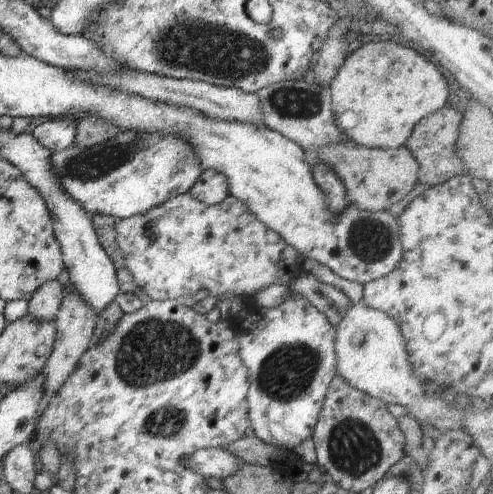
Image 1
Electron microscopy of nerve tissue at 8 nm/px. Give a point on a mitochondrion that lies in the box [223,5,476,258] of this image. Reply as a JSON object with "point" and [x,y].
{"point":[287,102]}

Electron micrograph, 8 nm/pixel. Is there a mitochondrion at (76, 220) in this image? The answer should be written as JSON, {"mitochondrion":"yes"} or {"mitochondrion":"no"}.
{"mitochondrion":"no"}

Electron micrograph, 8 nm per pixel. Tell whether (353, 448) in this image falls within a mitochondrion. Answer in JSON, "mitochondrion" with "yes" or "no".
{"mitochondrion":"yes"}

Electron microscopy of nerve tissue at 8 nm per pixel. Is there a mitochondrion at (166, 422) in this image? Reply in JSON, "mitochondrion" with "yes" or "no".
{"mitochondrion":"yes"}

